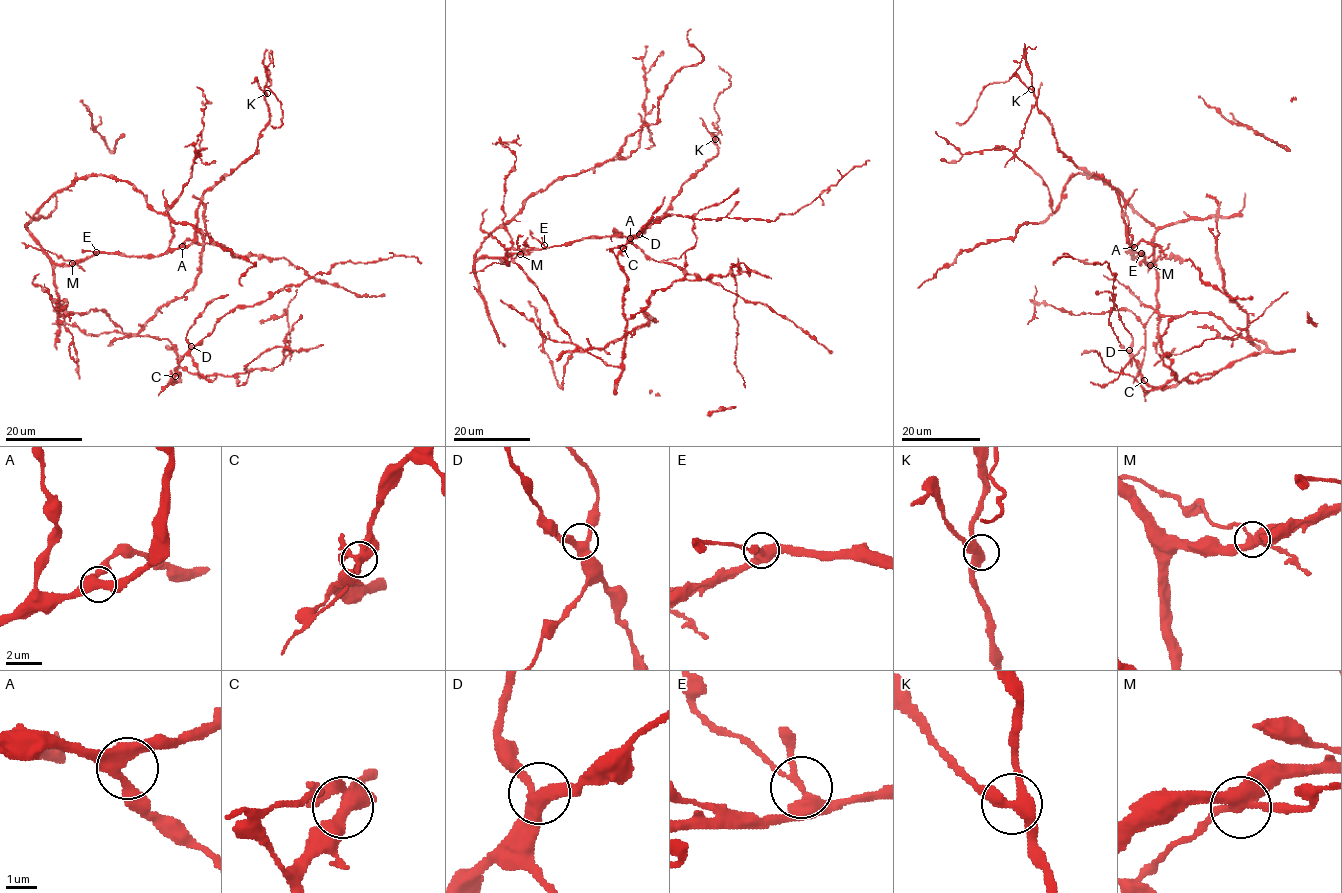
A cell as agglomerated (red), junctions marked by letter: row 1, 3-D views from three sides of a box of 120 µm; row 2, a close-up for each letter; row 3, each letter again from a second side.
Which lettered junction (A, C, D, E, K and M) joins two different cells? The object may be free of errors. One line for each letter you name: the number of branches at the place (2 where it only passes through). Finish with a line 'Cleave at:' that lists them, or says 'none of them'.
M: Branches: 4
Cleave at: M

